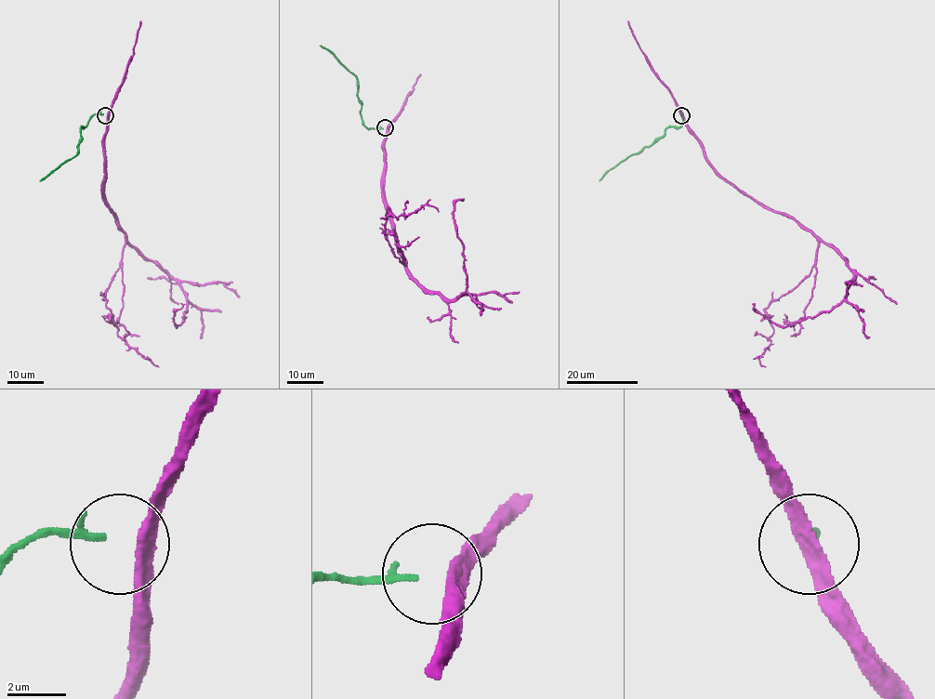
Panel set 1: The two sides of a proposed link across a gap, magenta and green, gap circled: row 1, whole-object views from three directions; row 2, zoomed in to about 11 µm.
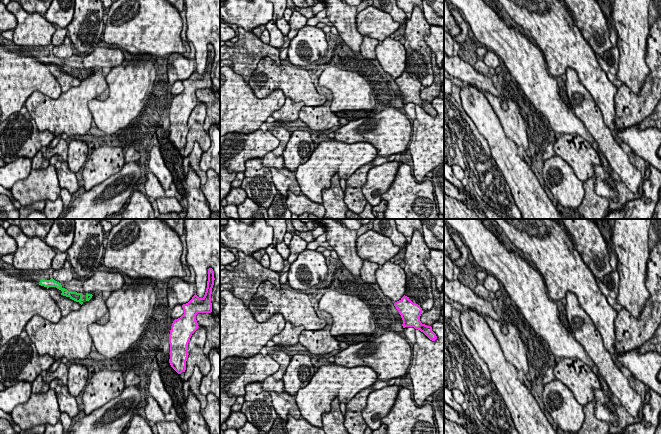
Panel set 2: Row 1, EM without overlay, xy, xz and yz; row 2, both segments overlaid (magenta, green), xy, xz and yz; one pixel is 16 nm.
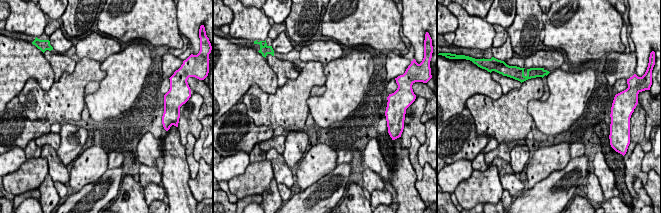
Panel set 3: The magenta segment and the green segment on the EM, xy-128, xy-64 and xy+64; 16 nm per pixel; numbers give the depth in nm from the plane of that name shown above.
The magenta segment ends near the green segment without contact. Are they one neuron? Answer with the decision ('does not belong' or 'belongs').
does not belong

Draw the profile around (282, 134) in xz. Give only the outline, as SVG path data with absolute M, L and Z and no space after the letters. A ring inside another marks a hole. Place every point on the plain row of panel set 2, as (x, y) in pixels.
M274 127L271 132L279 140L278 147L272 152L276 157L282 156L290 139L291 133L285 127Z

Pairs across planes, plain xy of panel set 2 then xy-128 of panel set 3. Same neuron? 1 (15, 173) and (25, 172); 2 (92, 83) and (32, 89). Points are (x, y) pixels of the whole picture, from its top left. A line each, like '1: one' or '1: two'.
1: two
2: one

